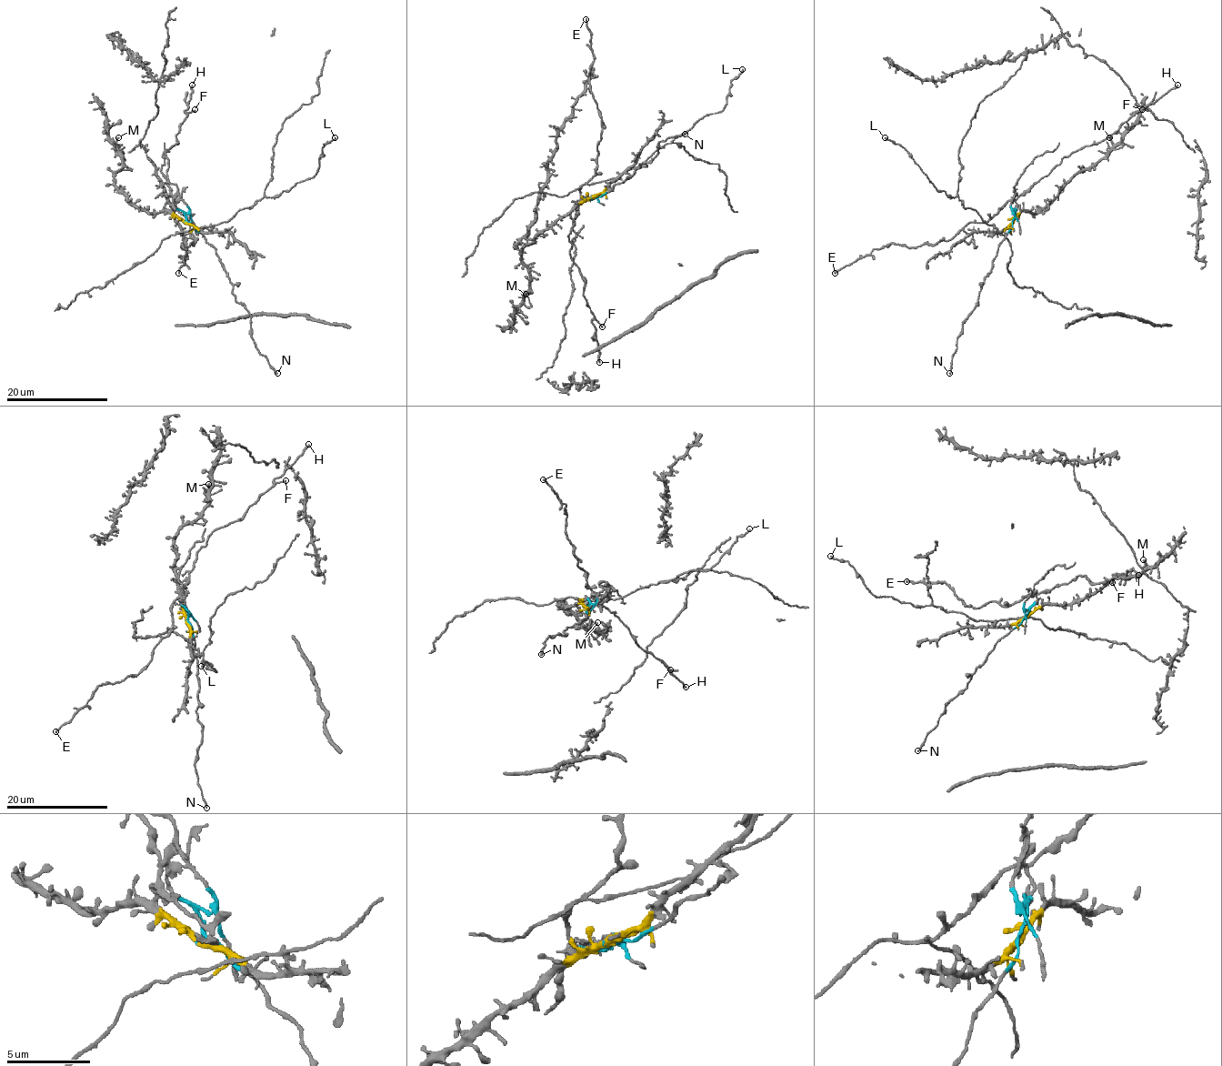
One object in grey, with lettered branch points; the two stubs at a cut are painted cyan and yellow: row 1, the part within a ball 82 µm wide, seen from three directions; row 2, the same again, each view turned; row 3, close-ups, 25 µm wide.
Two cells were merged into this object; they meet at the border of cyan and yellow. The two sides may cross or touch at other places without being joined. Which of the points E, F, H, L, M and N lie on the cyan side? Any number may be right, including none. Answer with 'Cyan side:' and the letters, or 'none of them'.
Cyan side: E, F, H, N

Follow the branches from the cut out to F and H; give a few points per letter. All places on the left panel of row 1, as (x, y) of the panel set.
F: (185, 222), (185, 215), (175, 206), (162, 165), (163, 155), (176, 142), (175, 135), (185, 116), (195, 110)
H: (185, 222), (185, 215), (175, 206), (162, 165), (163, 155), (176, 142), (175, 135), (188, 107), (192, 85)

